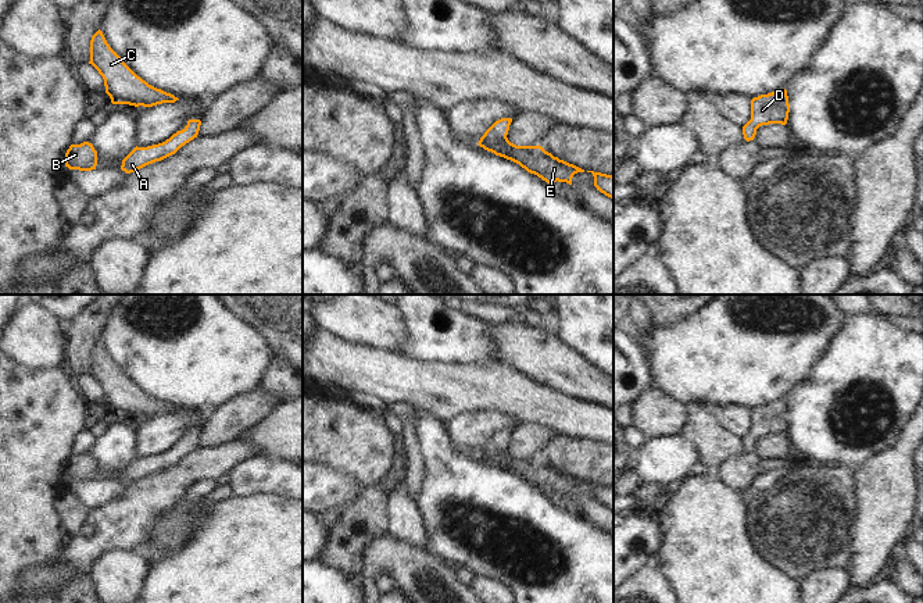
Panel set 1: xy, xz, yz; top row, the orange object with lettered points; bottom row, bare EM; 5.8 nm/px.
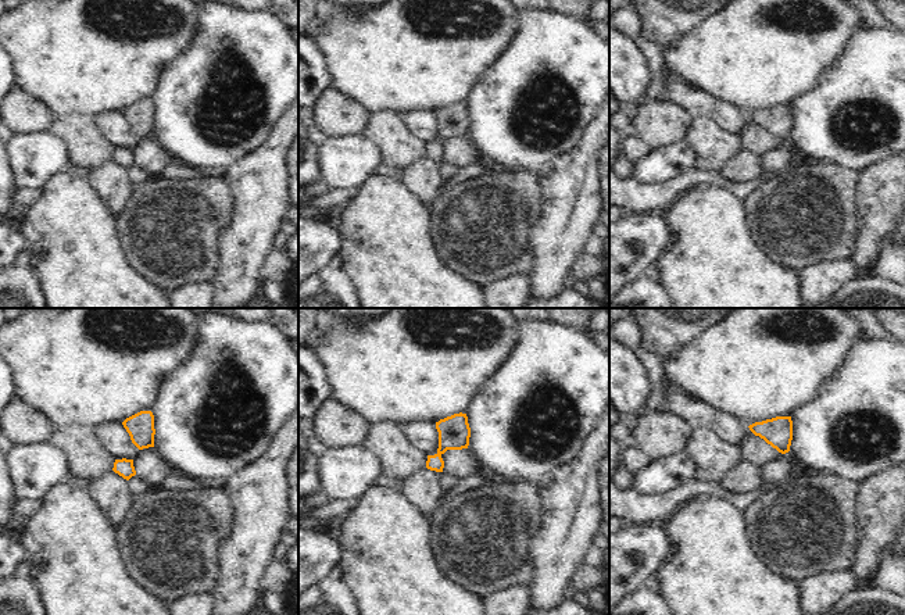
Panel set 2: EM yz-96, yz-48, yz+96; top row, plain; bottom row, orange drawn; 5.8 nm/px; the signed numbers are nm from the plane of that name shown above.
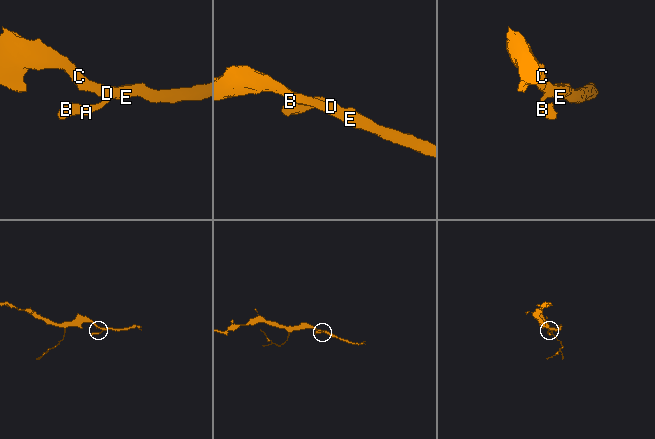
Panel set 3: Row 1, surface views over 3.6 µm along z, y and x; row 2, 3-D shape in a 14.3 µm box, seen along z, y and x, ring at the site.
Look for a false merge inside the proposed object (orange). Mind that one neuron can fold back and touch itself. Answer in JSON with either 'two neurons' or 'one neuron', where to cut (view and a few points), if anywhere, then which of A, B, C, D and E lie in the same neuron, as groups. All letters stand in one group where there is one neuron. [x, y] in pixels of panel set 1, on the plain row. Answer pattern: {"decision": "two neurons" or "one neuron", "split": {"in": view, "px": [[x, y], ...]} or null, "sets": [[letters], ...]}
{"decision": "one neuron", "split": null, "sets": [["A", "B", "C", "D", "E"]]}

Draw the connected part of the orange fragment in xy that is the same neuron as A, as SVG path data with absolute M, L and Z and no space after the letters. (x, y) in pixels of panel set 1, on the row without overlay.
M189 431L187 436L173 445L169 450L162 454L135 459L124 471L121 481L126 485L135 484L149 475L161 472L172 465L175 465L182 457L197 449L200 442L200 431Z

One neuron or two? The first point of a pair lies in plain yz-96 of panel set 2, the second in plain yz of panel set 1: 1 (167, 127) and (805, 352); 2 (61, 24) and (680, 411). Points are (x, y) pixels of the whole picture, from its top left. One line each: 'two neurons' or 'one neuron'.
1: two neurons
2: two neurons

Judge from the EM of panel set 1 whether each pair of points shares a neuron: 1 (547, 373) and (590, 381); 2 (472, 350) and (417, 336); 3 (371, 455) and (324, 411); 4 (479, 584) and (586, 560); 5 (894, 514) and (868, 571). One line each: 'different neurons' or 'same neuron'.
1: same neuron
2: same neuron
3: same neuron
4: different neurons
5: same neuron

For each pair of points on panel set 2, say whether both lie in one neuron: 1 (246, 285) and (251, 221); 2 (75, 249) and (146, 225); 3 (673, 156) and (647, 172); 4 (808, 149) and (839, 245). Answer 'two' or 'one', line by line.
1: one
2: two
3: one
4: two

